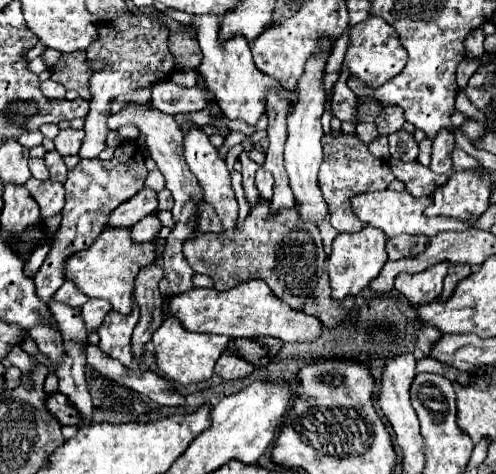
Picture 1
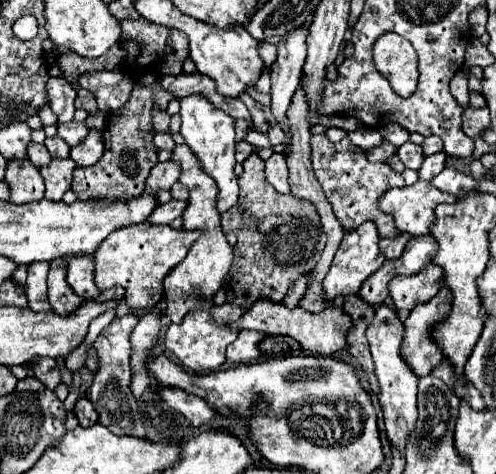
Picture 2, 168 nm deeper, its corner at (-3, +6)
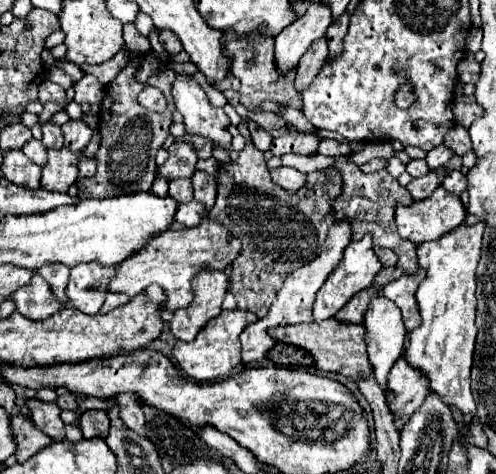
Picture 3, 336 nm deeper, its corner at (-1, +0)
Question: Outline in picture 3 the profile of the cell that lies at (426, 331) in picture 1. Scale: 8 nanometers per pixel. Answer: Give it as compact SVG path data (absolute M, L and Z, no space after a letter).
M400 356L386 382L386 402L398 432L402 432L412 414L420 410L426 394L426 380L422 380L422 376L418 376L418 372L406 364L404 356Z

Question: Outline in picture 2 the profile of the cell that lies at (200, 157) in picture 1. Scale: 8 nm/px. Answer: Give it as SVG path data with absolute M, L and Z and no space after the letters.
M198 94L182 98L180 106L182 106L180 108L180 116L182 116L180 134L184 142L190 146L190 150L194 152L194 156L198 158L202 170L210 174L218 184L218 210L228 212L238 202L238 178L234 174L234 166L236 166L234 118L214 108L206 98L200 98Z

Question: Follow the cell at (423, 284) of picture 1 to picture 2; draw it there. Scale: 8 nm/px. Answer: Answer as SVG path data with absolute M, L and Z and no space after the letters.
M428 264L422 272L414 276L400 274L392 278L388 286L392 304L396 306L396 310L410 312L416 304L428 302L440 290L442 280L444 280L444 270L434 264Z

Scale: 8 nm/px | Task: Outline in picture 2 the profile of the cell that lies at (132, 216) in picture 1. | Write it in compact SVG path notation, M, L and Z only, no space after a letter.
M168 160L168 162L156 164L146 180L144 194L156 196L160 190L170 190L172 184L178 180L178 176L180 176L180 166L176 166L176 162Z

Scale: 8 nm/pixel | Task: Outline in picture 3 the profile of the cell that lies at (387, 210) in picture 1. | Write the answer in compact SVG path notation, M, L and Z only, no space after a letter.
M438 186L430 198L422 200L422 202L414 202L412 206L398 206L396 208L396 226L398 226L398 234L404 240L410 240L414 244L422 244L426 240L438 240L444 234L452 232L454 228L458 228L466 218L466 208L460 200L460 196L446 192L442 186Z

